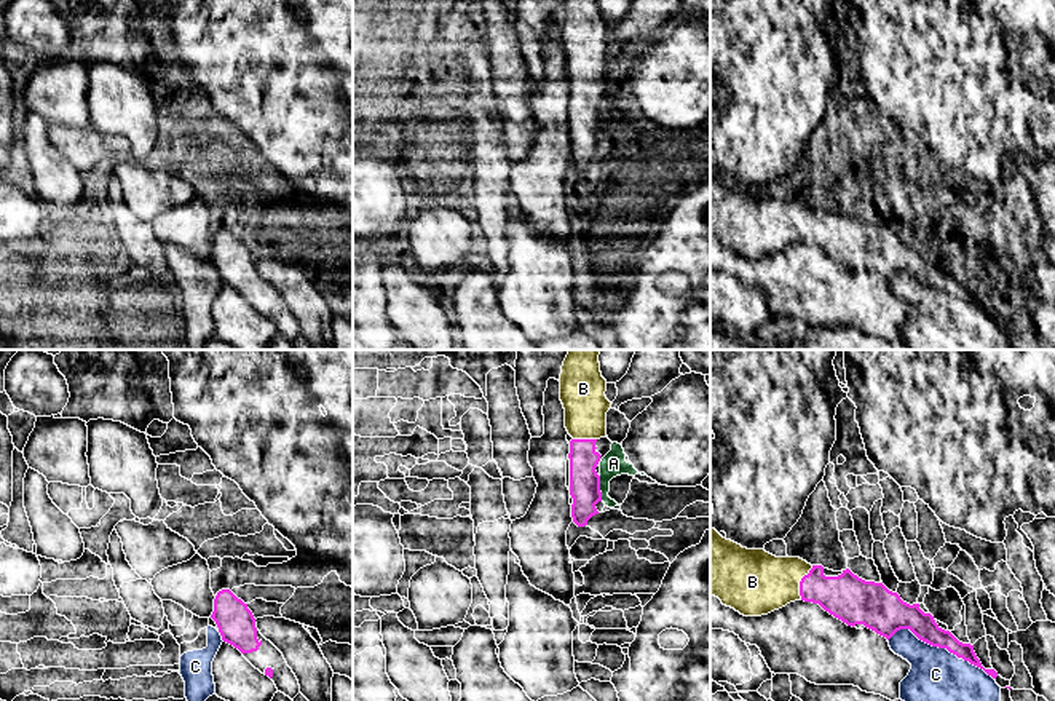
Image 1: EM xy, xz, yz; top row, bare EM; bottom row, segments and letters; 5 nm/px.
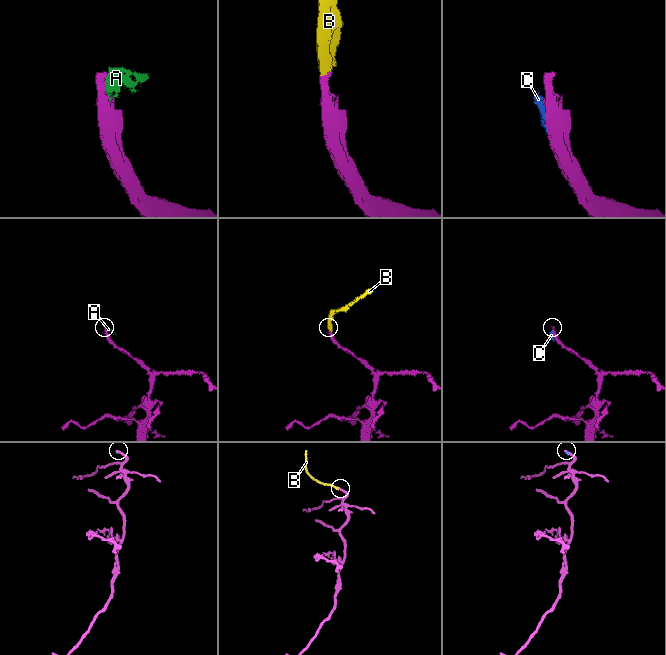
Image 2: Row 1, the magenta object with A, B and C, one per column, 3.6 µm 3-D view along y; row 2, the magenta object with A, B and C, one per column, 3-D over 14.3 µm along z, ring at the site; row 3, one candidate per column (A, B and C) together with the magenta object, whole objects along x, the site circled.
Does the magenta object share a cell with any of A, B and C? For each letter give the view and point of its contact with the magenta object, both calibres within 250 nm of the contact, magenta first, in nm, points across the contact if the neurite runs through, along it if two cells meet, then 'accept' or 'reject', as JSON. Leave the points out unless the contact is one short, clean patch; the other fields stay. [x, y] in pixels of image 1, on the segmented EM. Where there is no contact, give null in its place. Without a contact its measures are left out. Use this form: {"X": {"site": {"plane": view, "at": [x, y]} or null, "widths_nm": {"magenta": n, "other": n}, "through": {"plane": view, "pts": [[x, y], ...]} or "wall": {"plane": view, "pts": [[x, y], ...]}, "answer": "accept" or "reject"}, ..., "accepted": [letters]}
{"A": {"site": {"plane": "xz", "at": [599, 489]}, "widths_nm": {"magenta": 160, "other": 120}, "wall": {"plane": "xz", "pts": [[599, 476], [602, 500]]}, "answer": "reject"}, "B": {"site": {"plane": "yz", "at": [800, 582]}, "widths_nm": {"magenta": 220, "other": 340}, "through": {"plane": "yz", "pts": [[846, 596], [800, 582], [752, 582]]}, "answer": "accept"}, "C": {"site": {"plane": "yz", "at": [923, 641]}, "widths_nm": {"magenta": 220, "other": 260}, "answer": "reject"}, "accepted": ["B"]}

